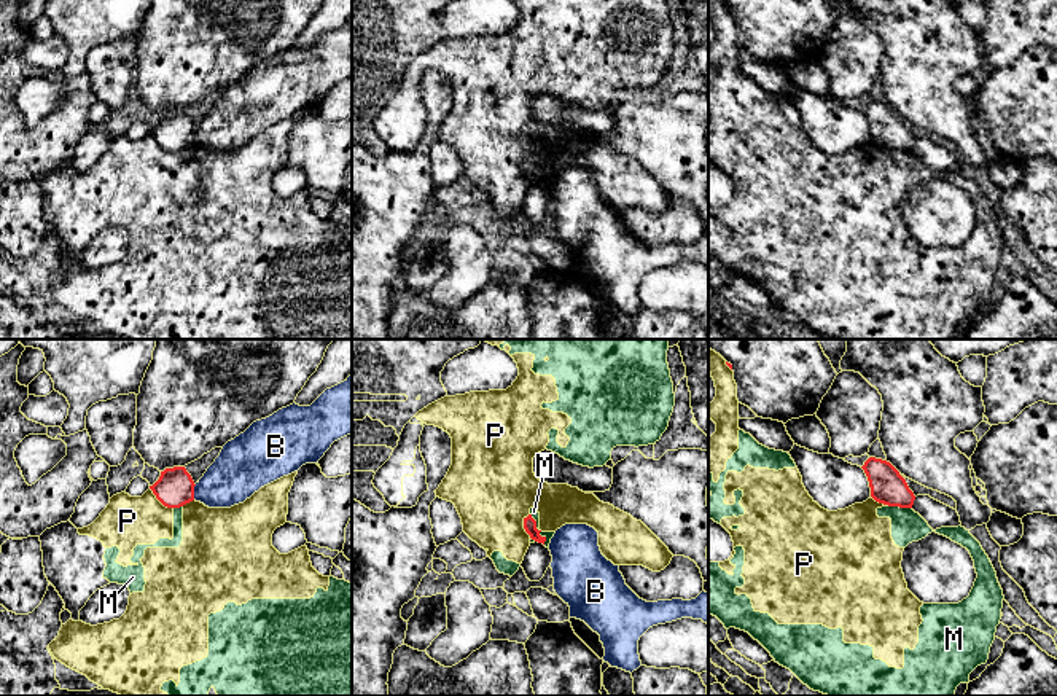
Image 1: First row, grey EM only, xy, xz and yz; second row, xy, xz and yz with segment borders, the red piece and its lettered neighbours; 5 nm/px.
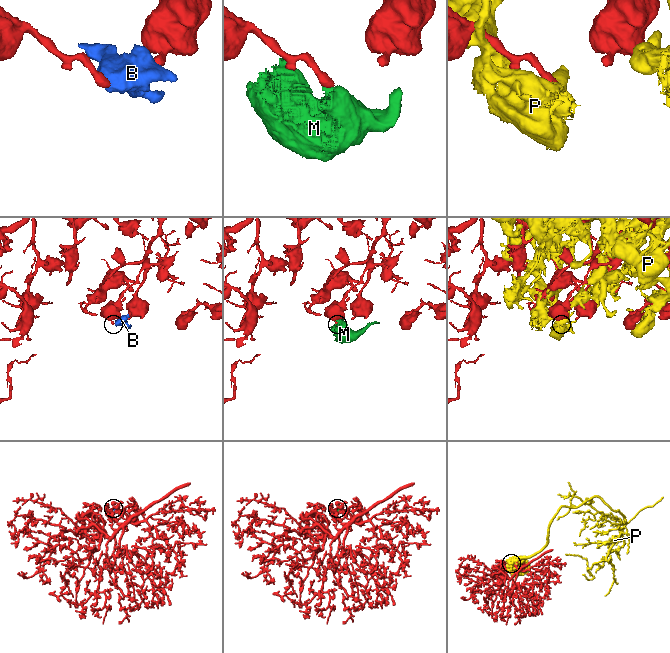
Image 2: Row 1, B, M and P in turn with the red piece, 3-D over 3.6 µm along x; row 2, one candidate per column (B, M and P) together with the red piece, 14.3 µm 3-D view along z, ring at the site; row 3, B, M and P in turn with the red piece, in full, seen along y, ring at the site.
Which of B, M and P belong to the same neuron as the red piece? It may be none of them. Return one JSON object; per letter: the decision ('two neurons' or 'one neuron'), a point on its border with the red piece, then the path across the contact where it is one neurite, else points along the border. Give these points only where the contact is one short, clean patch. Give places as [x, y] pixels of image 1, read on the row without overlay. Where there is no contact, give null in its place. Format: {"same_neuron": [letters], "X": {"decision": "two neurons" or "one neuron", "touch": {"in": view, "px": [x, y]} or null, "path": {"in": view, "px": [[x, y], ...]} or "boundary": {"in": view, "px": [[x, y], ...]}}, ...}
{"same_neuron": [], "B": {"decision": "two neurons", "touch": {"in": "xy", "px": [193, 136]}, "boundary": {"in": "xy", "px": [[196, 128], [193, 142]]}}, "M": {"decision": "two neurons", "touch": {"in": "yz", "px": [900, 150]}}, "P": {"decision": "two neurons", "touch": {"in": "xy", "px": [159, 144]}}}

